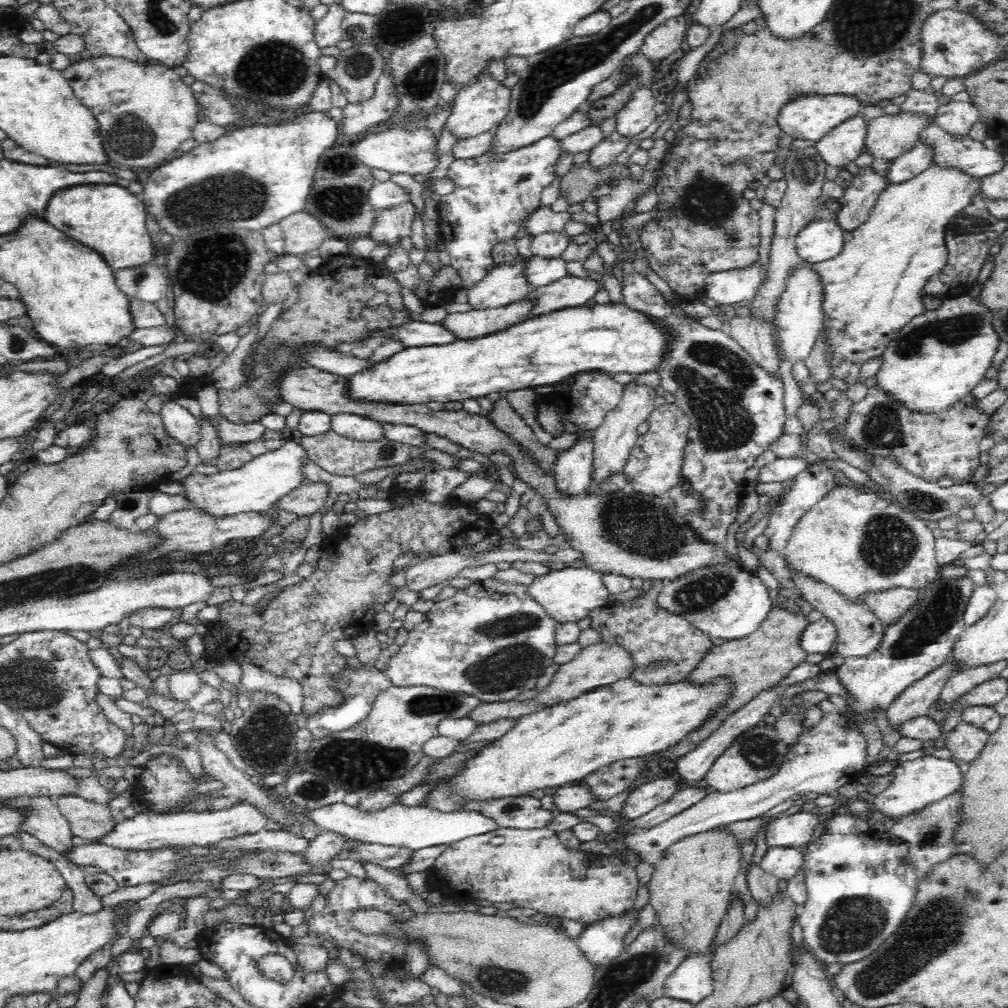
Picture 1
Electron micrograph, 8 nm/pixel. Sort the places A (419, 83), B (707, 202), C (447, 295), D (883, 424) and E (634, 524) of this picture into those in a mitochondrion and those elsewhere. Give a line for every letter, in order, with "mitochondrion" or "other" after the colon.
A: mitochondrion
B: mitochondrion
C: other
D: mitochondrion
E: mitochondrion

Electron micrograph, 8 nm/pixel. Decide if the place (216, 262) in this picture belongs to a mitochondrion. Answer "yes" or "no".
yes

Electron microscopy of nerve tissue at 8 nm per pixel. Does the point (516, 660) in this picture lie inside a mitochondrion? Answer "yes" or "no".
yes

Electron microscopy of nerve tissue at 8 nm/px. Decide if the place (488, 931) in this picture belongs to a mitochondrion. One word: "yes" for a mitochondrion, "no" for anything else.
no

